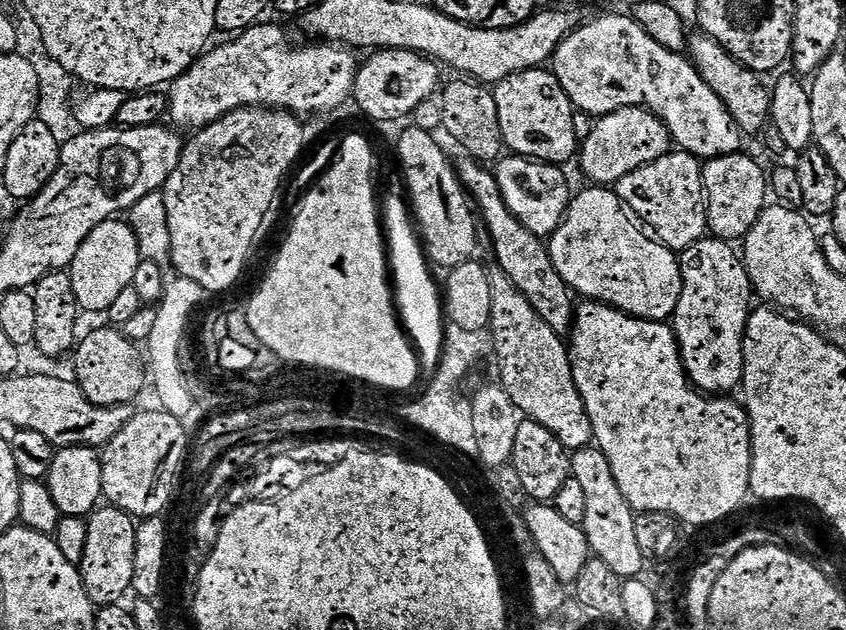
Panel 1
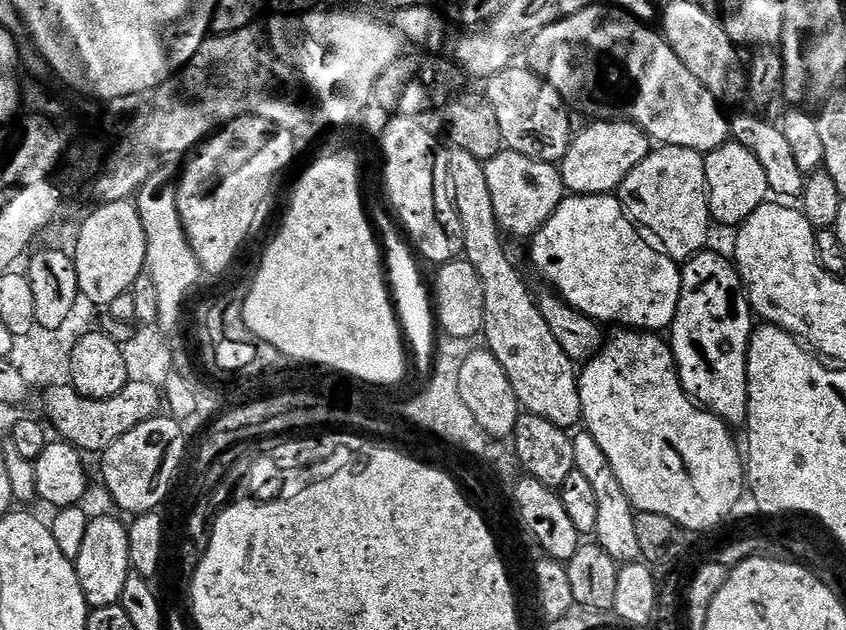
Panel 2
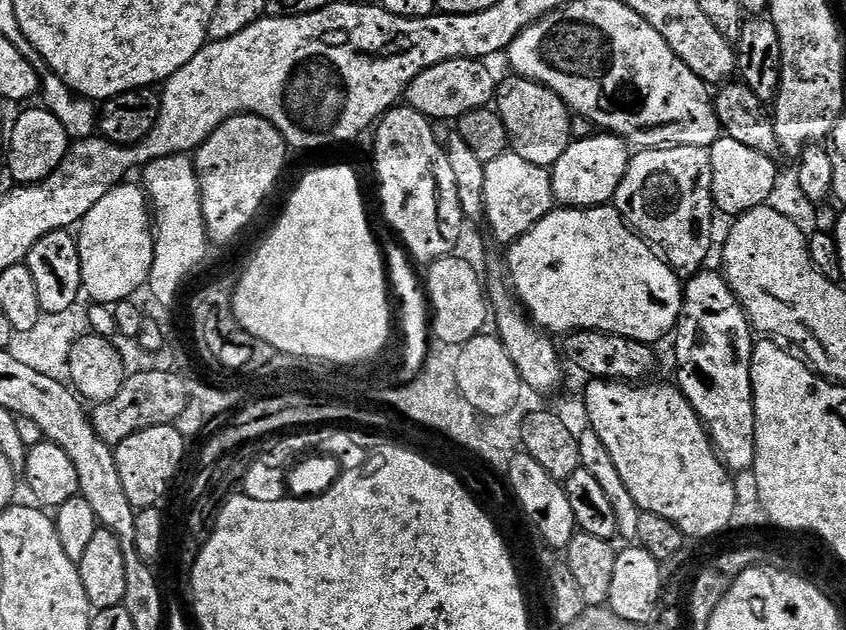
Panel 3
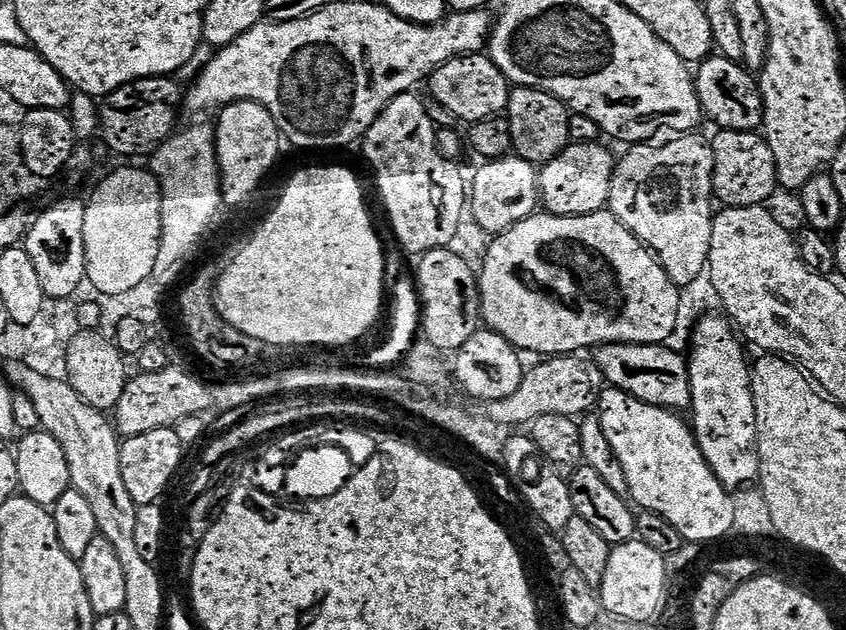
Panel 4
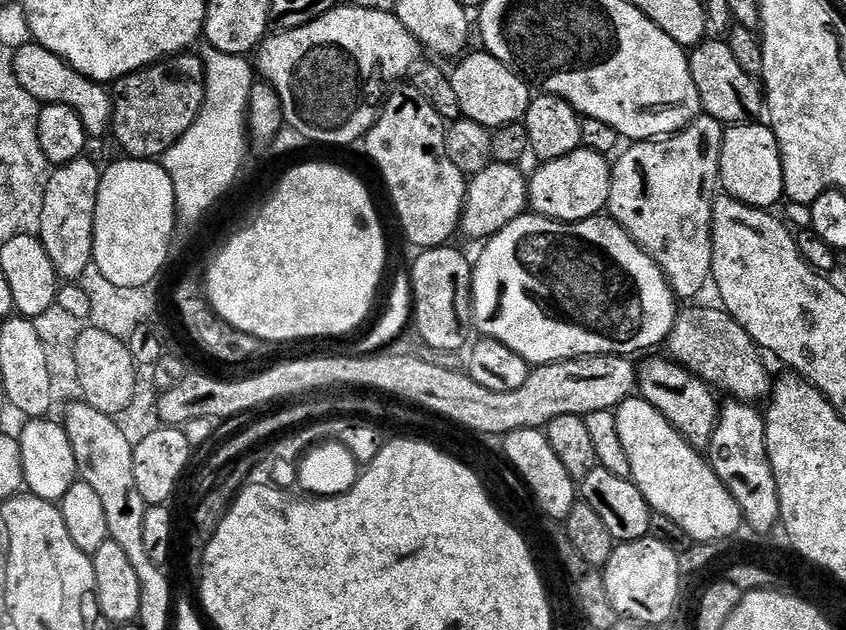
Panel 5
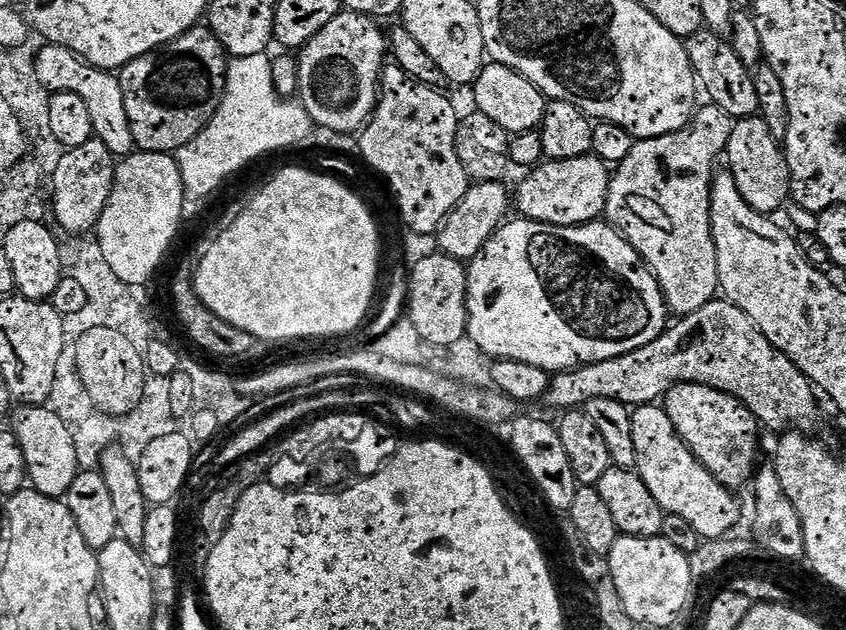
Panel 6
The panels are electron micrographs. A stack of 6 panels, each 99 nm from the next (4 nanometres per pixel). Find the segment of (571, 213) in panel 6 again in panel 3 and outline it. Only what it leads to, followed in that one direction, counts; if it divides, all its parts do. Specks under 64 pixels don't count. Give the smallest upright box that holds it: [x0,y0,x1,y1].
[550,134,630,208]

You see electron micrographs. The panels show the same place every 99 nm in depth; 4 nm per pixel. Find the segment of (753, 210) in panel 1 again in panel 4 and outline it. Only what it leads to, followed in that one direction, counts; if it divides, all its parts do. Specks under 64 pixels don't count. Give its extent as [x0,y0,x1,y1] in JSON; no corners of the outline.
[711,131,778,208]

